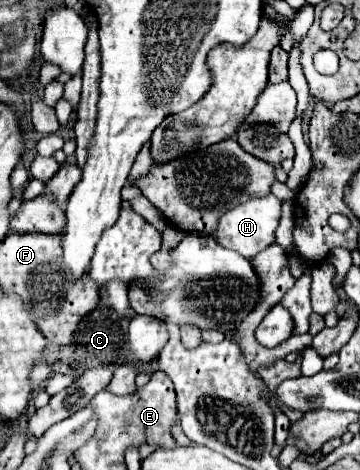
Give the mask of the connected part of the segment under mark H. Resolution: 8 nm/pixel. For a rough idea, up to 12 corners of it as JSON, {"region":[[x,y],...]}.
{"region":[[252,198],[220,216],[222,248],[254,258],[276,240],[282,200]]}

